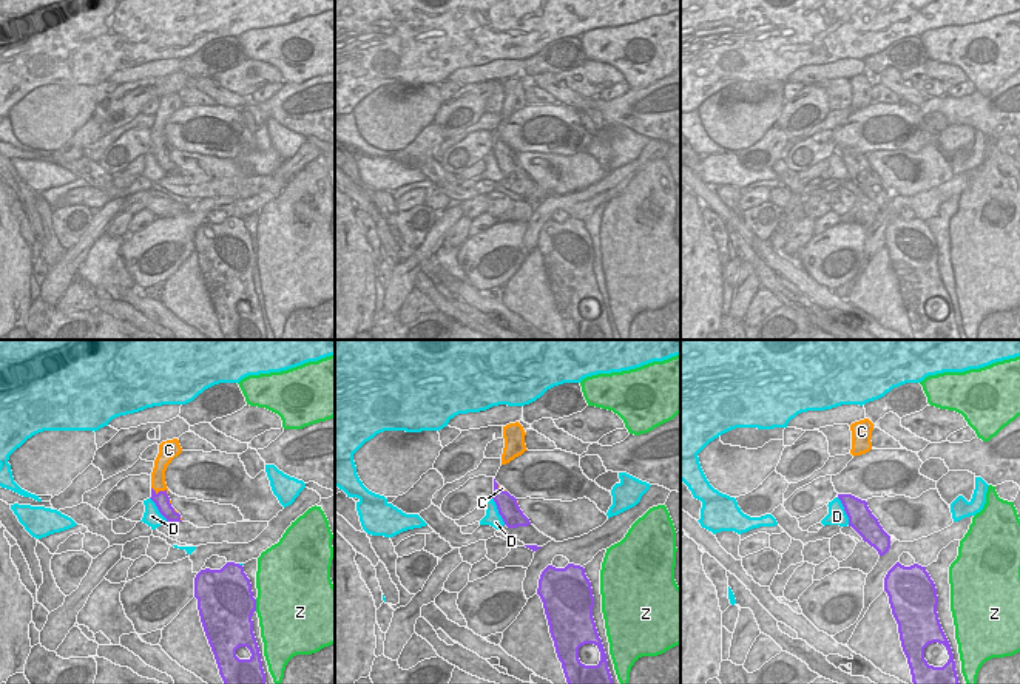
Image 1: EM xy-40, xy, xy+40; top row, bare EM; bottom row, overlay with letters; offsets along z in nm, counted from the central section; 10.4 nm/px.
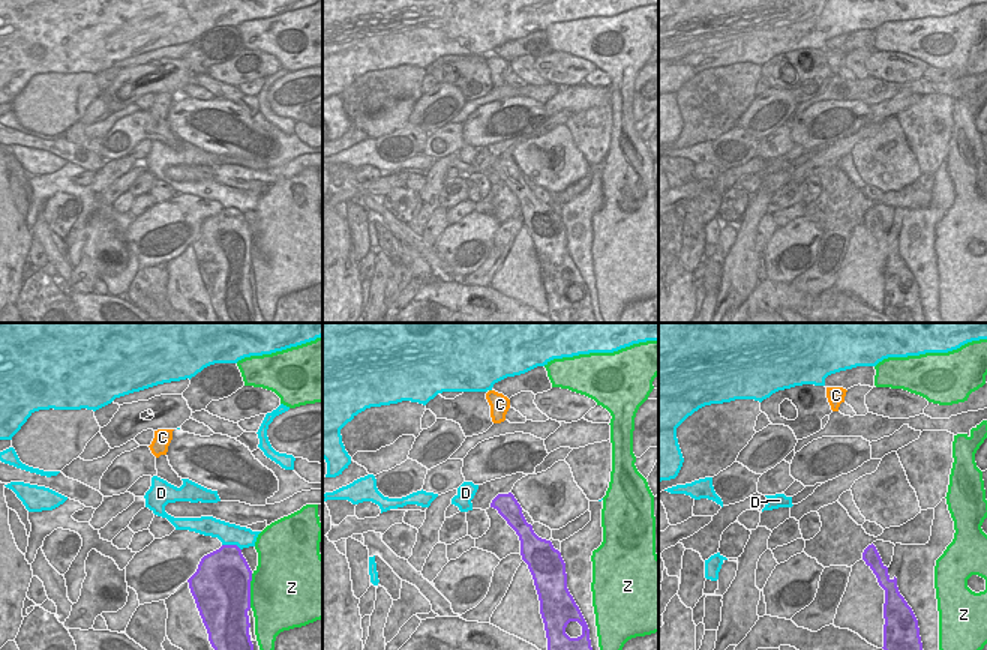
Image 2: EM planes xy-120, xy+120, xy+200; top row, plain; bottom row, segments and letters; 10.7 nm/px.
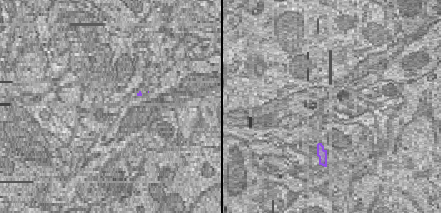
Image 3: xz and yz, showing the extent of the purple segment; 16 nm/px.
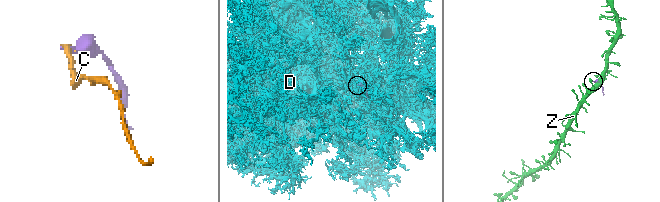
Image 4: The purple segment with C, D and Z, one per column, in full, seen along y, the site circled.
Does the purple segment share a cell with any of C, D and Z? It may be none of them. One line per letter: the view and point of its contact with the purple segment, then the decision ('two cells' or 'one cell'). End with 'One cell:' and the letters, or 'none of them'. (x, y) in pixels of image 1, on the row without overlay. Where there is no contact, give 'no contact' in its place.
C: xy-40 (159, 145) | one cell
D: xy+40 (844, 164) | two cells
Z: xy-40 (255, 260) | two cells
One cell: C

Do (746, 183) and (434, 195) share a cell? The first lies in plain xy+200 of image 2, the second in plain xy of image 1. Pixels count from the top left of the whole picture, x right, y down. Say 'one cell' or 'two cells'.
one cell

